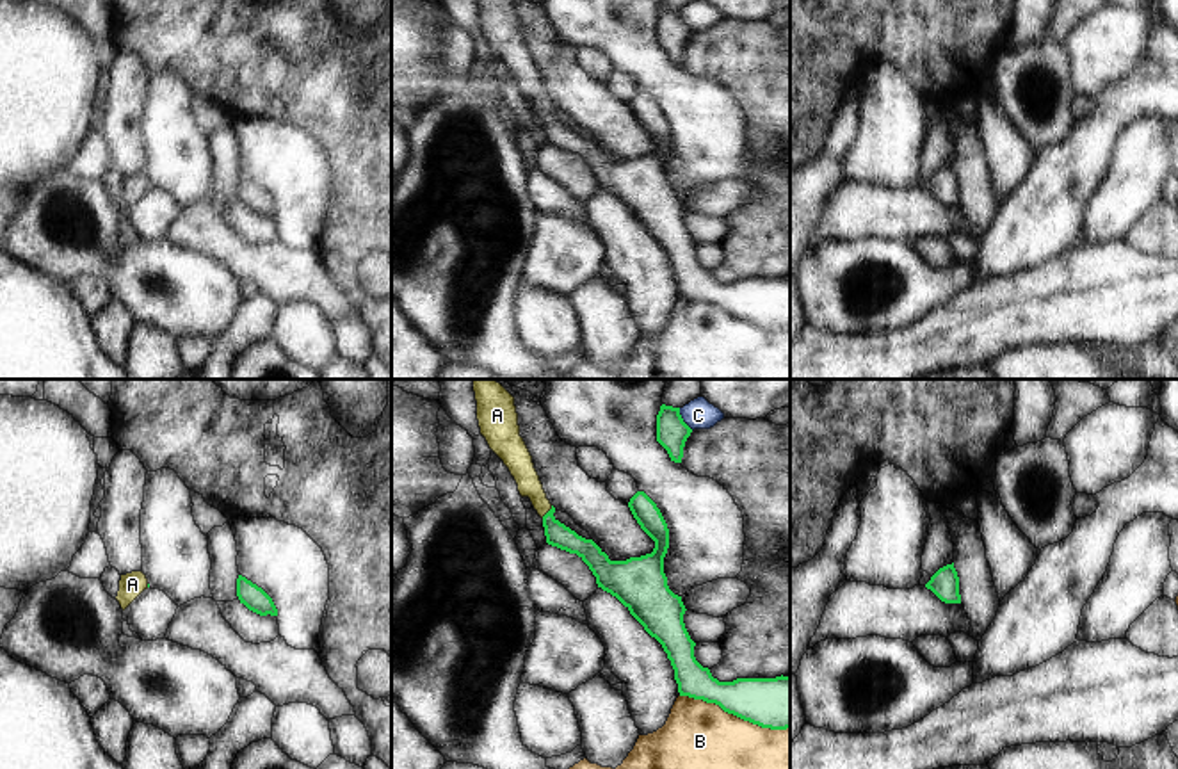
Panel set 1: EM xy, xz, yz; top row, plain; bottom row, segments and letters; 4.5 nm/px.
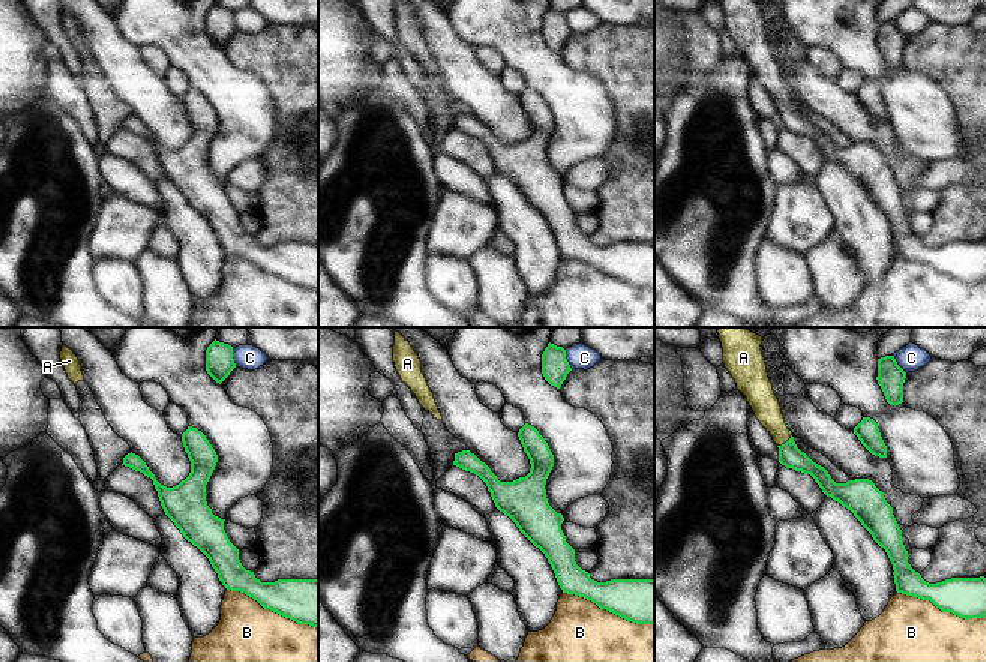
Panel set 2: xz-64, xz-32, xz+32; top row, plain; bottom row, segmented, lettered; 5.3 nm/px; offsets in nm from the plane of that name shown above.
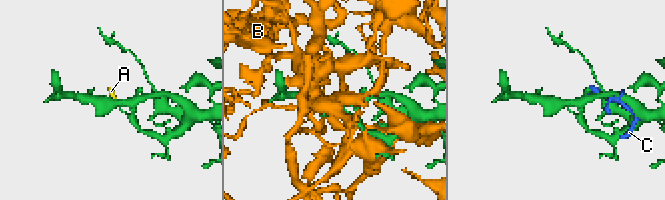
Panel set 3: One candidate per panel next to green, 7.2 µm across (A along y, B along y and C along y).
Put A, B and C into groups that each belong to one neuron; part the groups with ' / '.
A / B / C

